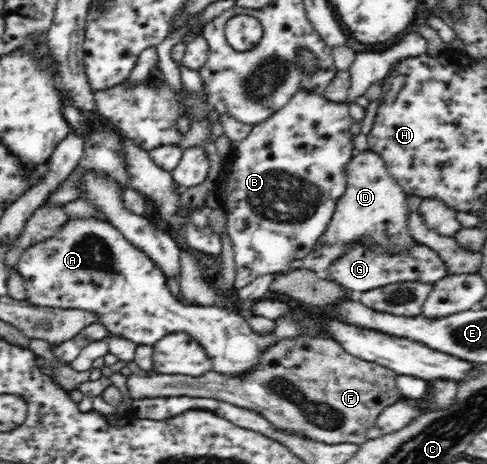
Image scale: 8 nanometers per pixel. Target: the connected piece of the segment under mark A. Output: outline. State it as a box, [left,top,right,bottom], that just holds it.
[16,218,329,376]

